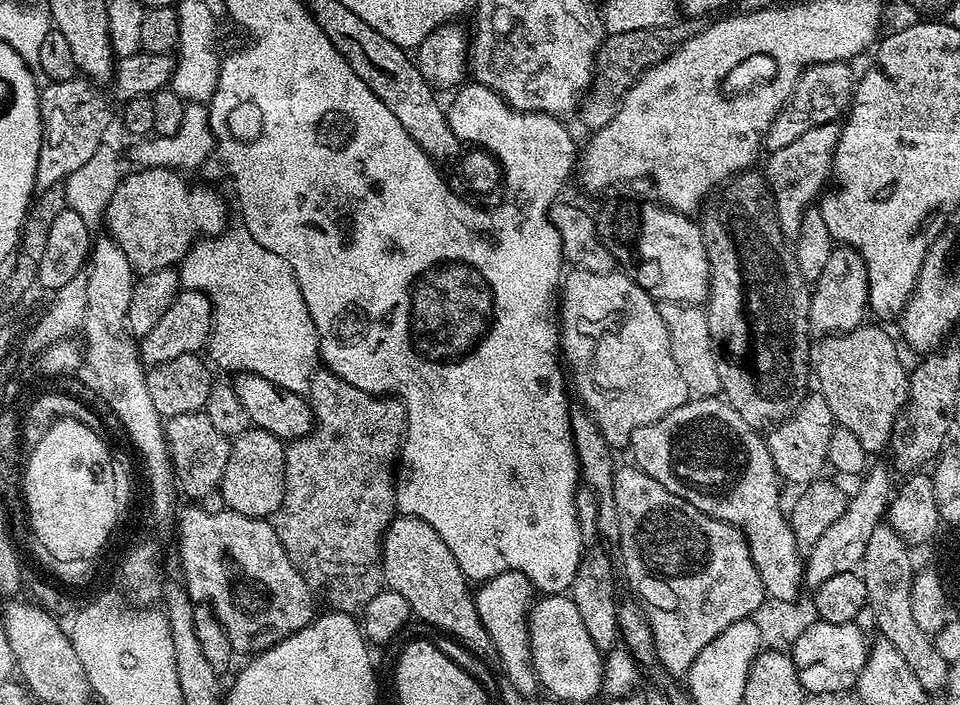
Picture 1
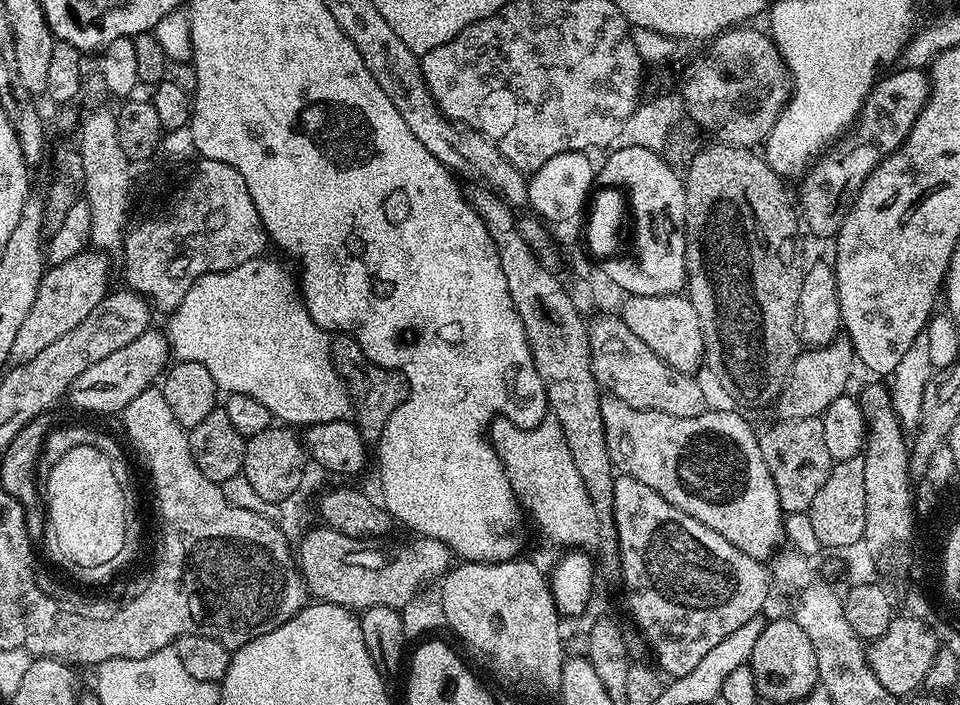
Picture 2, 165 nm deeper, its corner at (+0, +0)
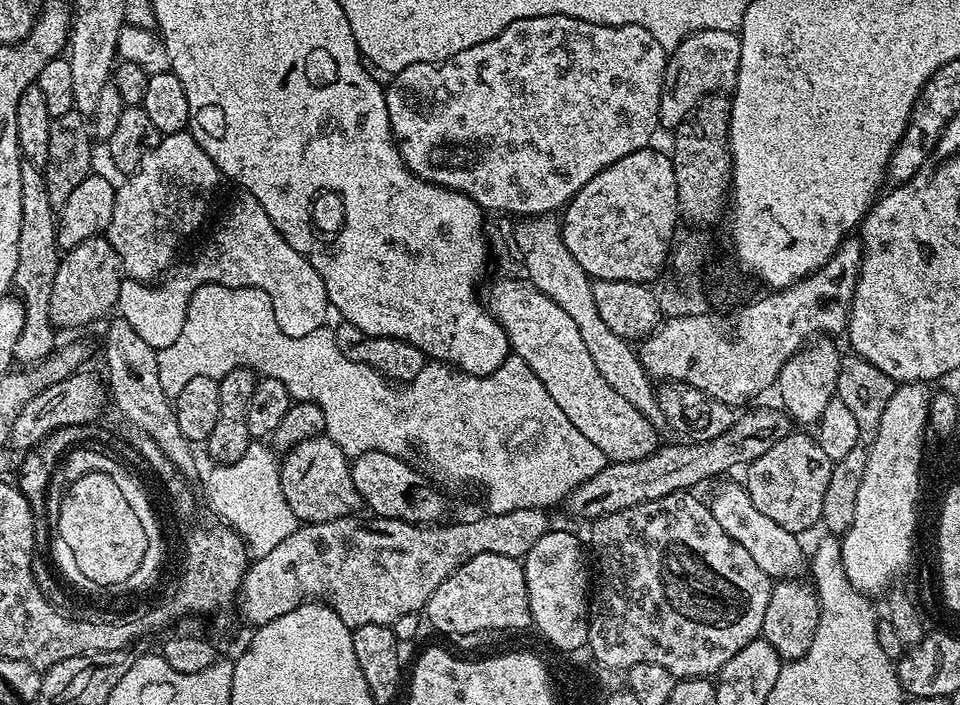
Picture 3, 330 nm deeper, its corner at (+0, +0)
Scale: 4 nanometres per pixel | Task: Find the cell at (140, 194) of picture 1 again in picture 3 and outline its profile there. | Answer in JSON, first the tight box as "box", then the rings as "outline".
{"box":[116,191,329,350],"outline":[[[241,191],[239,195],[228,210],[232,214],[248,216],[222,221],[208,249],[193,264],[173,267],[159,282],[121,279],[116,299],[118,315],[126,318],[126,322],[134,326],[136,333],[152,348],[159,350],[174,346],[178,334],[182,334],[182,326],[186,326],[190,298],[194,290],[203,284],[262,290],[274,306],[274,318],[282,334],[290,338],[302,338],[329,323],[328,295],[318,270],[314,270],[314,266],[310,266],[310,262],[298,254],[286,238],[282,238],[274,222],[270,222],[270,214],[262,210],[262,202],[258,202],[258,198],[246,191]]]}

